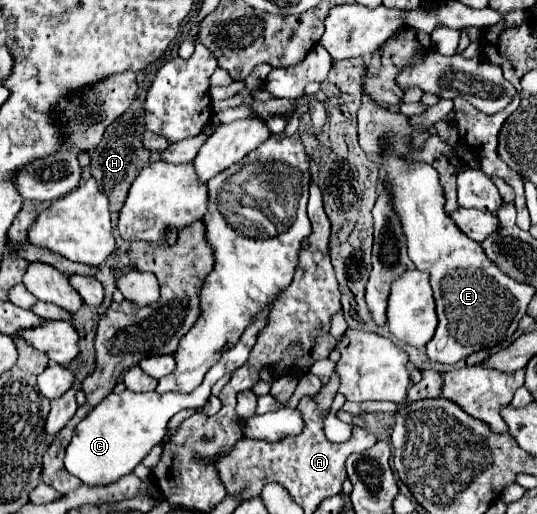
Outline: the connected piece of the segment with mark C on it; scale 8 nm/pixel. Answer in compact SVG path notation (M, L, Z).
M272 302L268 306L264 306L256 314L256 318L252 318L248 328L242 332L240 342L232 350L228 350L216 366L212 366L208 370L202 386L196 388L194 392L190 392L190 394L178 394L178 392L158 394L156 390L152 390L152 392L138 394L132 390L124 390L122 394L108 394L76 426L74 438L72 438L70 446L66 448L66 458L64 458L66 470L70 474L78 476L88 486L106 486L106 484L112 484L118 478L130 474L146 458L146 454L164 438L166 424L176 412L180 412L184 408L202 408L210 396L210 388L214 386L214 382L220 380L224 374L232 374L234 370L244 366L260 330L268 322L270 308L272 308Z

